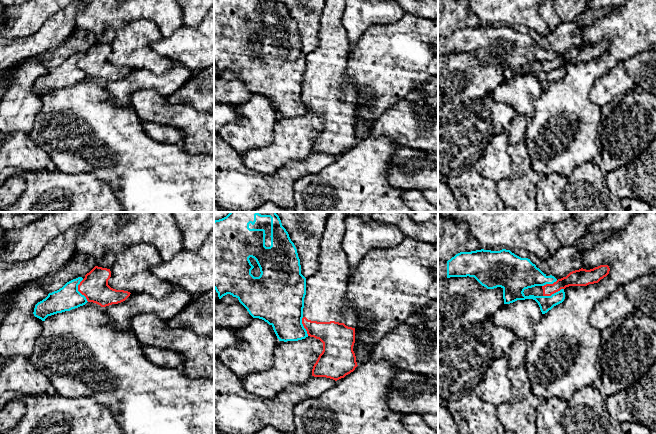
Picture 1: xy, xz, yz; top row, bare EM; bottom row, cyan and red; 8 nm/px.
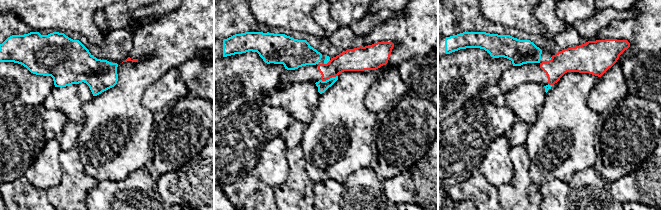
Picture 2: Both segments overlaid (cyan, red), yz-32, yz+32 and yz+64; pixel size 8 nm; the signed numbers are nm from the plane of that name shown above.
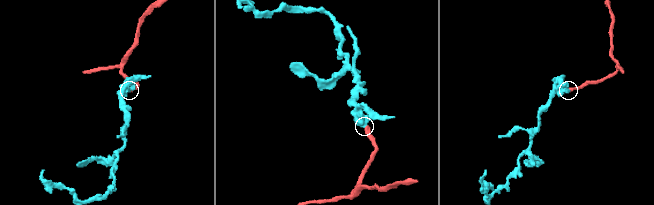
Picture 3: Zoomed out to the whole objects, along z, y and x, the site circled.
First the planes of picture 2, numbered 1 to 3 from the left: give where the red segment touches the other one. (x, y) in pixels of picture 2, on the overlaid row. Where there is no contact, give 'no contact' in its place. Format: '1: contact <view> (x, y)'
1: no contact
2: contact yz+32 (328, 79)
3: contact yz+64 (550, 85)

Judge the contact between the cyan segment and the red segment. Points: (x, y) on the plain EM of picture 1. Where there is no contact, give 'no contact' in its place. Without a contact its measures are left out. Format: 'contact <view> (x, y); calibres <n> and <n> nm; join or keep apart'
contact xy (77, 66); calibres 200 and 220 nm; keep apart

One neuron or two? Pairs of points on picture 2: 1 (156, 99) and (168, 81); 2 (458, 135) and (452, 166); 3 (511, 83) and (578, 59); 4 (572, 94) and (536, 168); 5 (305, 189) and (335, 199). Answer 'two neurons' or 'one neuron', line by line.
1: one neuron
2: one neuron
3: one neuron
4: one neuron
5: two neurons

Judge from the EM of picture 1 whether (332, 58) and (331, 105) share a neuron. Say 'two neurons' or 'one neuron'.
one neuron

